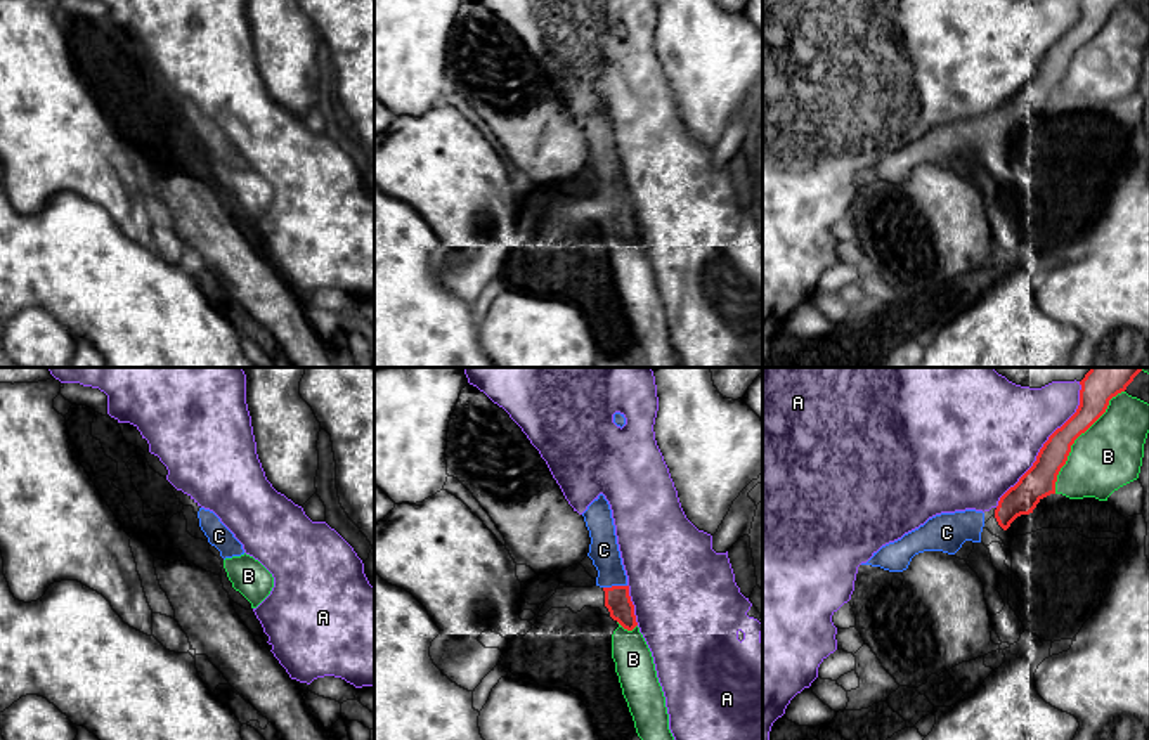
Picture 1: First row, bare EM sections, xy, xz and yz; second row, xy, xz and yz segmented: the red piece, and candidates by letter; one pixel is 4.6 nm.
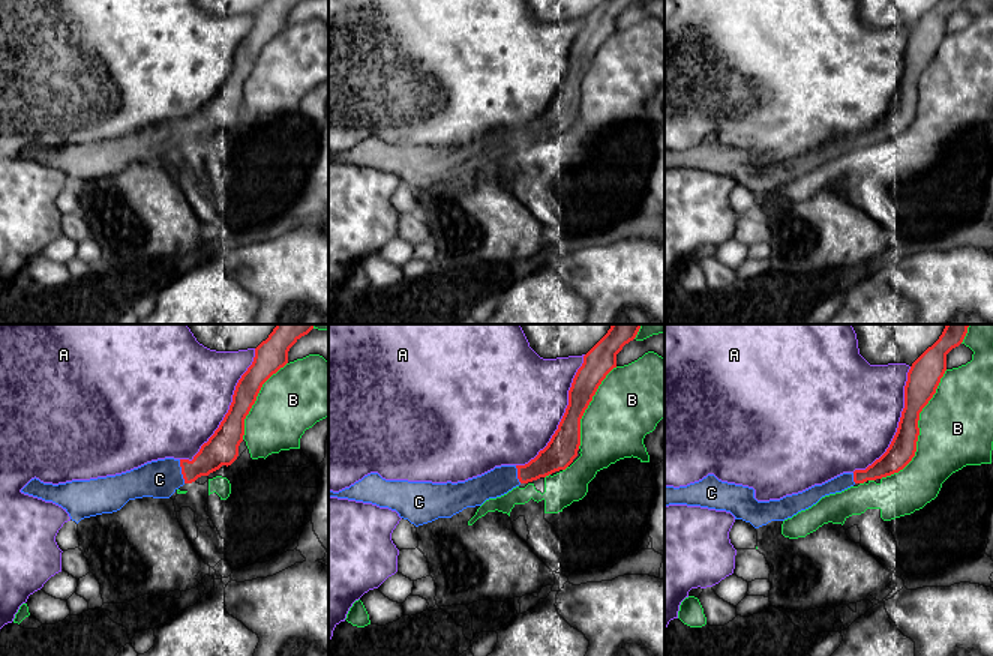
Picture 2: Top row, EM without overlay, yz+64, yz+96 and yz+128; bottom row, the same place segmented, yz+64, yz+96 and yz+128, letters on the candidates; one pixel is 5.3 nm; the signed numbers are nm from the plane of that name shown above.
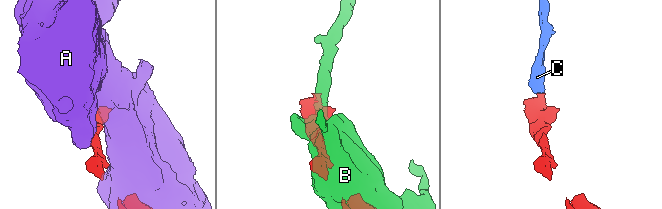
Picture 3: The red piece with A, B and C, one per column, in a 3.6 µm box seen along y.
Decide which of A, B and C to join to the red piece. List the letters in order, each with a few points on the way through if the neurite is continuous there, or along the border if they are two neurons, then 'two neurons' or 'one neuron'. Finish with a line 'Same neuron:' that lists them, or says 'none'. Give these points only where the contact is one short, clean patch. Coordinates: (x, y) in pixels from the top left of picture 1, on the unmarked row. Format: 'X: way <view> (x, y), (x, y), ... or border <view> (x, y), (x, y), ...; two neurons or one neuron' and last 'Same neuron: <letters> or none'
A: two neurons
B: two neurons
C: one neuron
Same neuron: C

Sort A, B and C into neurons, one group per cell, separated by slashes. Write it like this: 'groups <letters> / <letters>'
groups A / B / C

